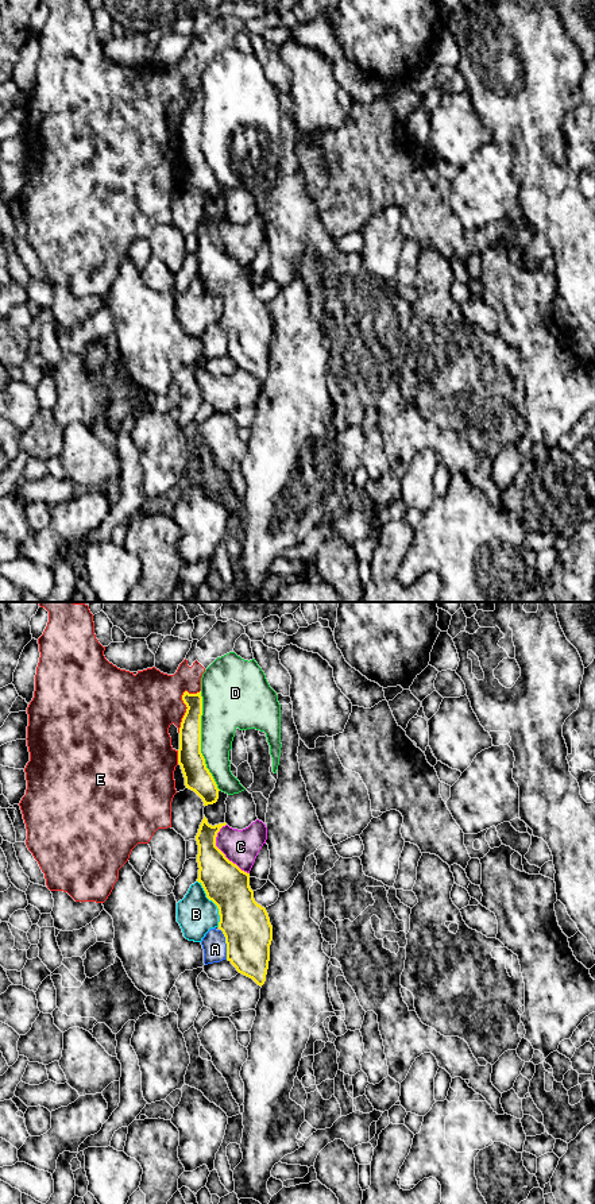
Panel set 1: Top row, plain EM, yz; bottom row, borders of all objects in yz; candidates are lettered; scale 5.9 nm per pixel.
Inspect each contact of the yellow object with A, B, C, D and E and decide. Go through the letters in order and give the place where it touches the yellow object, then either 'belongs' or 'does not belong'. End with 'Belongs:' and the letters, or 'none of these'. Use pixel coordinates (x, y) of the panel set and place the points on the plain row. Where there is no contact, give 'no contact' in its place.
A: yz (225, 338) | does not belong
B: yz (213, 297) | does not belong
C: yz (221, 247) | does not belong
D: yz (200, 137) | does not belong
E: yz (185, 99) | does not belong
Belongs: none of these

